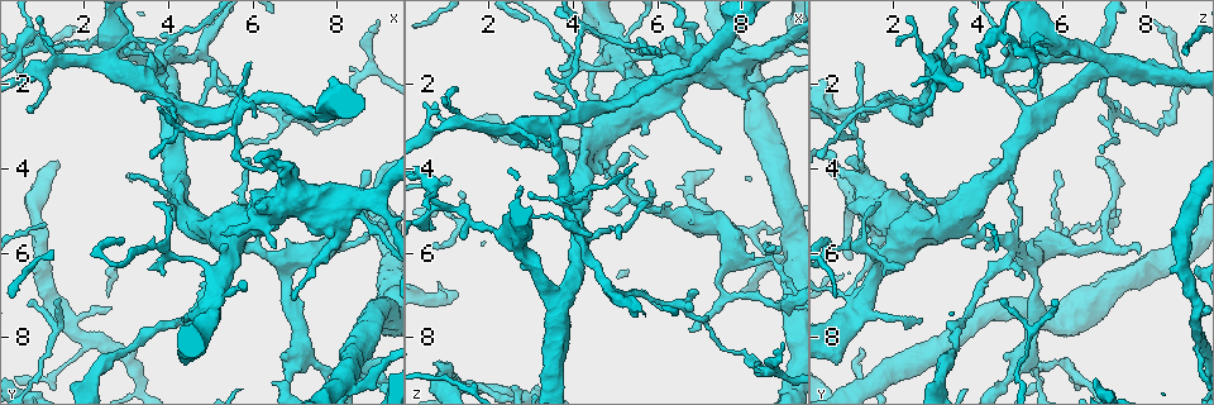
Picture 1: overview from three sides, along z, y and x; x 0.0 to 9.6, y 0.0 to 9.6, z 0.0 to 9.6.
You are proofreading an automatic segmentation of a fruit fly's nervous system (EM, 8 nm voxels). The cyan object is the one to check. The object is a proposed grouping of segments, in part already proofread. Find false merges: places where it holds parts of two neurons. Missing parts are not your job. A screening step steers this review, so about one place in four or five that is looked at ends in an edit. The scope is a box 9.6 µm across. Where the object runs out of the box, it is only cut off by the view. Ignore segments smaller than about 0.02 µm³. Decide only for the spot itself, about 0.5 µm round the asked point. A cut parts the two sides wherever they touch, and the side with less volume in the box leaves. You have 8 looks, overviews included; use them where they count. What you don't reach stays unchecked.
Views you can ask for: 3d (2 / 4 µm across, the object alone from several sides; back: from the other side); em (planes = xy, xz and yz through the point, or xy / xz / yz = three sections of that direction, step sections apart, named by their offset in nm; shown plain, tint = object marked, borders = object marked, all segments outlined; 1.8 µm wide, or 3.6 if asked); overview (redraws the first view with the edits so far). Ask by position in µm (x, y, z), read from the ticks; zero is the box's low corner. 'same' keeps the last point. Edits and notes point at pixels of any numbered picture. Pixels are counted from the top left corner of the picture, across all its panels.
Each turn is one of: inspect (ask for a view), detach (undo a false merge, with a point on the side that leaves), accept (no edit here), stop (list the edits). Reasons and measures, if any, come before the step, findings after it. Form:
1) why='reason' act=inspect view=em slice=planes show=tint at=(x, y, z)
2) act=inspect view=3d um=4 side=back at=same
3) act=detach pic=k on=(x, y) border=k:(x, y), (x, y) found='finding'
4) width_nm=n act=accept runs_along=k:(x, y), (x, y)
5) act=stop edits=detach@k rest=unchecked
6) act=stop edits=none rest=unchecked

why='abrupt turn' act=inspect view=em slice=xy step=4 show=tint at=(8.90, 5.40, 5.95)

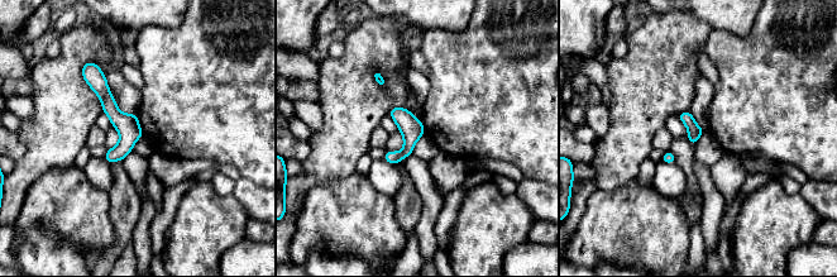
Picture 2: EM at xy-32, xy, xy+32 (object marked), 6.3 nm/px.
why='cut it another way' act=inspect view=em slice=xz step=8 show=tint at=same

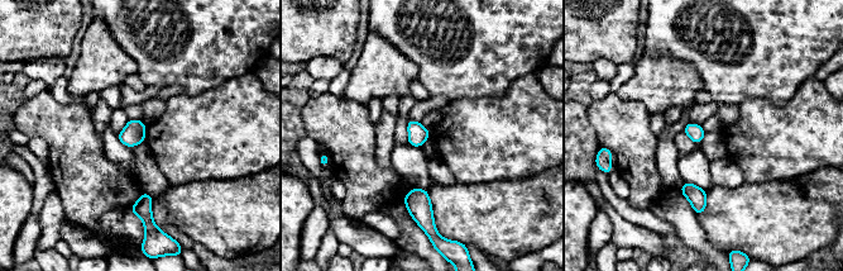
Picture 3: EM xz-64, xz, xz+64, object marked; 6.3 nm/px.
act=accept found='continuous, no second neuron'

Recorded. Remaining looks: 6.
why='sharp bend' act=inspect view=em slice=planes show=borders at=(8.70, 1.65, 8.85)

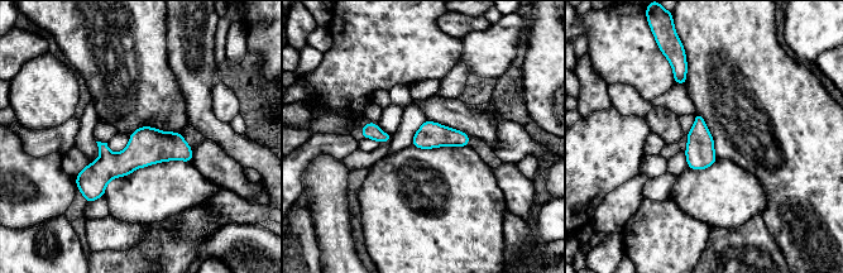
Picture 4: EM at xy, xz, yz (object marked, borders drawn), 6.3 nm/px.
act=accept runs_along=4:(188, 151), (142, 151), (90, 197) found='continuous, no second neuron'

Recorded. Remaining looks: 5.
act=inspect view=3d um=4 at=(3.80, 1.70, 4.50)

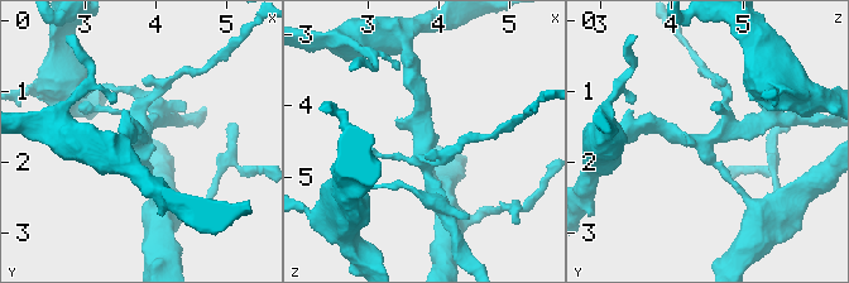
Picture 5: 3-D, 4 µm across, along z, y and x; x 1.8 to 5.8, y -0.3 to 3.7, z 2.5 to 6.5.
act=inspect view=em slice=yz step=16 show=tint at=(3.80, 1.70, 4.50)

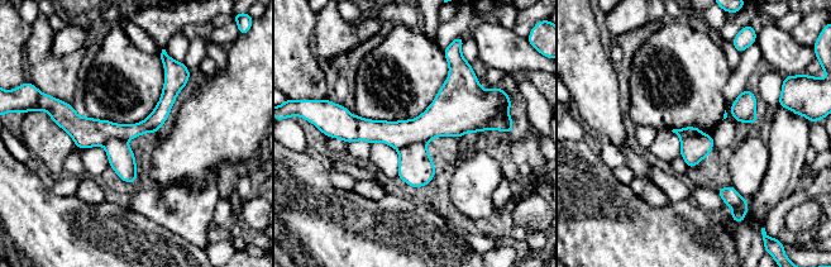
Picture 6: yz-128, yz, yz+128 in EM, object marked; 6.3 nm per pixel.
act=inspect view=em slice=planes show=tint at=same

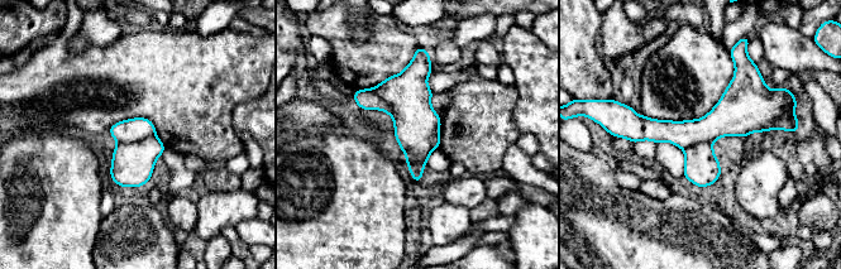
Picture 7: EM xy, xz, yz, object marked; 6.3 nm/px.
act=detach pic=7 on=(133, 130) part_leaving=7:(775, 121), (625, 129) found='two neurons meet here'

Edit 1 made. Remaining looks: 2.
act=stop edits=detach@7 rest=unchecked

